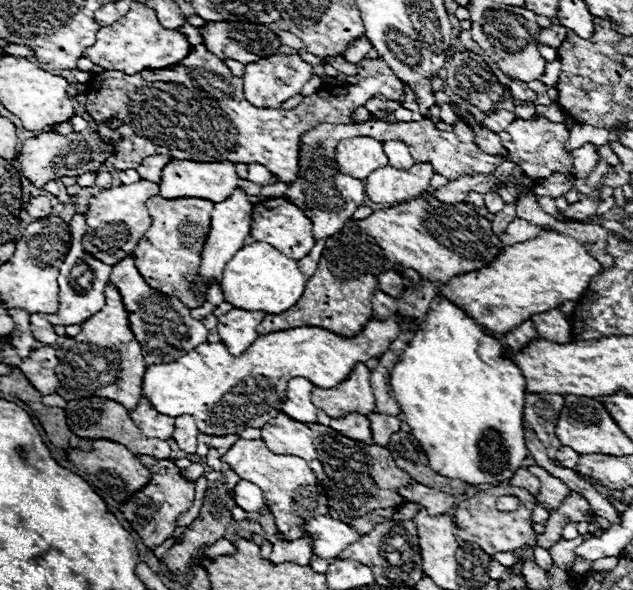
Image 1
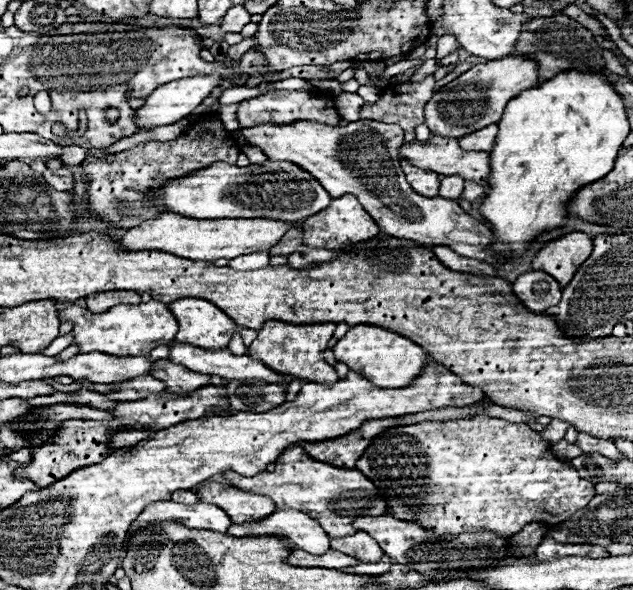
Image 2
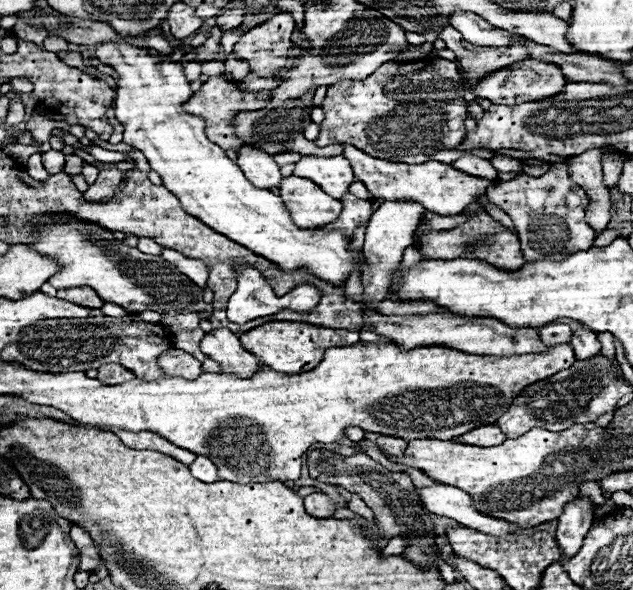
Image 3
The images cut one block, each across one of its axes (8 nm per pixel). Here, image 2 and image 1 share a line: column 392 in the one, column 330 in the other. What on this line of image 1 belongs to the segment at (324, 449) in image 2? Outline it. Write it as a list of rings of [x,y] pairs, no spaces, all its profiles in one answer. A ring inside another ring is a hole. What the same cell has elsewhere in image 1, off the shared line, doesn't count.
[[[350,412],[342,418],[332,418],[330,426],[338,430],[340,434],[346,434],[348,438],[360,440],[360,442],[372,442],[372,430],[370,430],[370,420],[364,414]]]

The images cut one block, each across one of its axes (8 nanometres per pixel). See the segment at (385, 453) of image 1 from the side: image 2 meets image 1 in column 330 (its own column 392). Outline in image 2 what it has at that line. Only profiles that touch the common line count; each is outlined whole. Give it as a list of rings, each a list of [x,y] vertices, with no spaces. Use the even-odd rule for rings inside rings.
[[[488,416],[390,428],[372,440],[364,456],[356,462],[356,468],[380,490],[390,516],[418,522],[450,536],[486,530],[508,538],[518,534],[530,522],[554,526],[568,520],[576,510],[582,510],[596,496],[594,484],[580,478],[570,462],[558,460],[550,452],[550,444],[540,436],[540,432],[530,430],[526,424],[510,424],[506,420]]]

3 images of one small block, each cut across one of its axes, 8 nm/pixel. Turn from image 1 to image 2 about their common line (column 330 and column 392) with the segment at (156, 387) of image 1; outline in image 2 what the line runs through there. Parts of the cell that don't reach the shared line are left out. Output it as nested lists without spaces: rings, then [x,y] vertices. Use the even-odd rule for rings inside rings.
[[[368,324],[352,326],[346,332],[346,336],[336,342],[332,350],[338,362],[346,364],[350,370],[362,374],[364,378],[368,378],[372,384],[380,388],[408,386],[420,374],[422,366],[428,364],[428,354],[420,346],[416,346],[412,340],[378,326],[368,326]]]

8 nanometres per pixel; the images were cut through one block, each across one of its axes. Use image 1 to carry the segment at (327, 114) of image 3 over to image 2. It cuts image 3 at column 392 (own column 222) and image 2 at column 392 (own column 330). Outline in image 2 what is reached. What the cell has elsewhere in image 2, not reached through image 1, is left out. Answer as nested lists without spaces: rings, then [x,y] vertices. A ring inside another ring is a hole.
[[[428,76],[422,82],[404,82],[402,92],[384,92],[374,104],[360,110],[360,118],[372,118],[378,122],[400,124],[406,132],[406,142],[414,142],[414,128],[424,122],[424,106],[434,94],[434,78]]]

